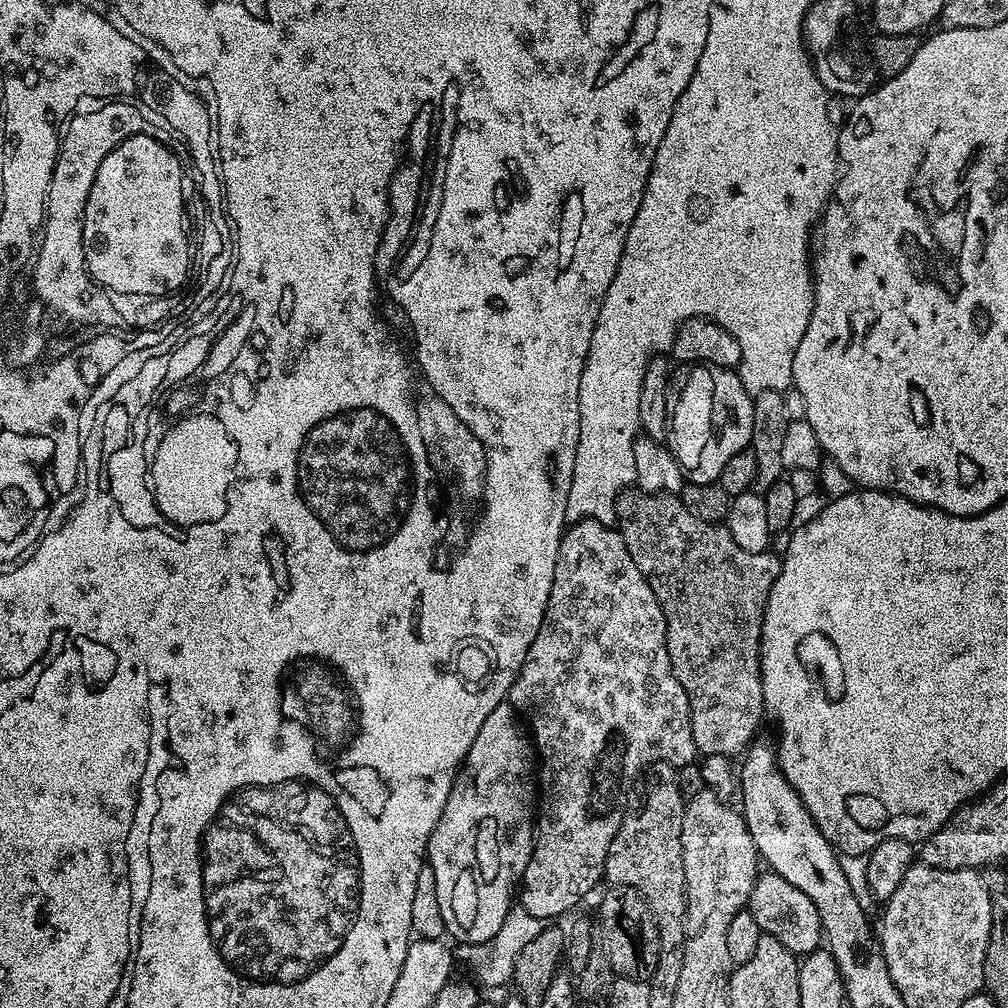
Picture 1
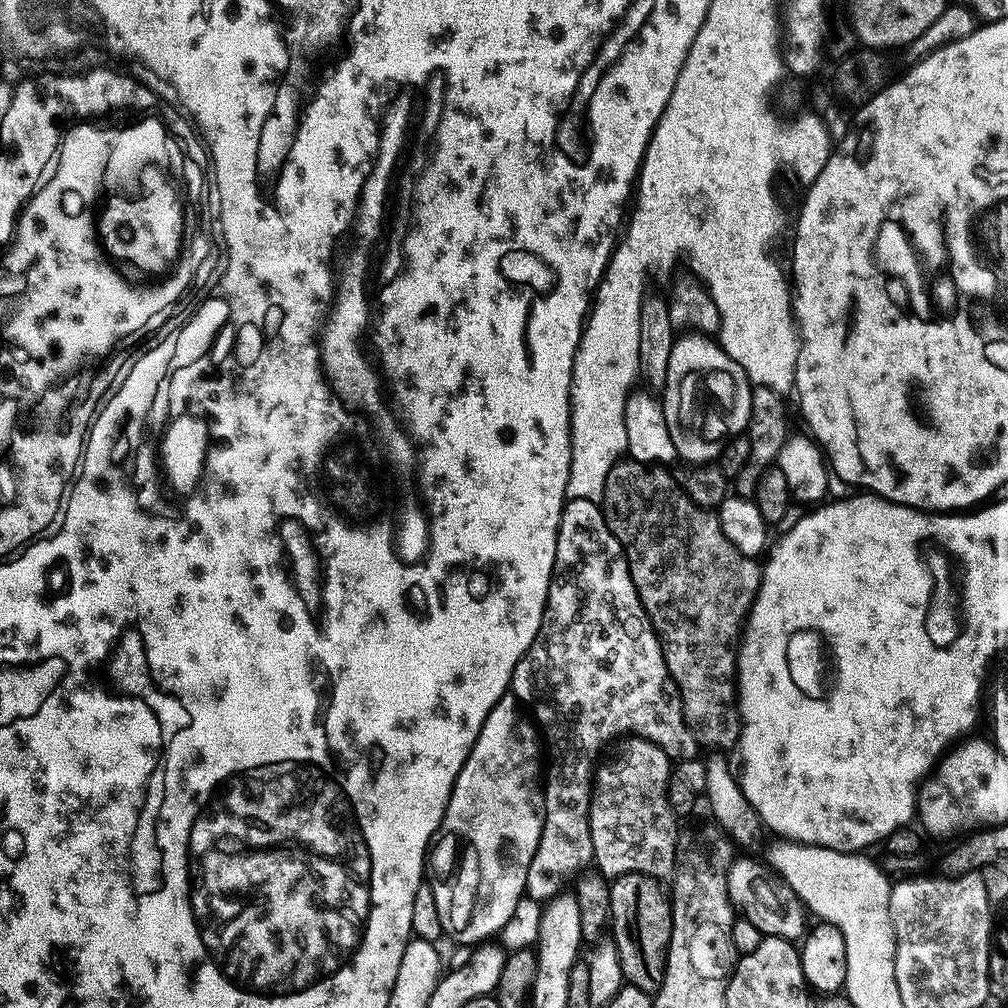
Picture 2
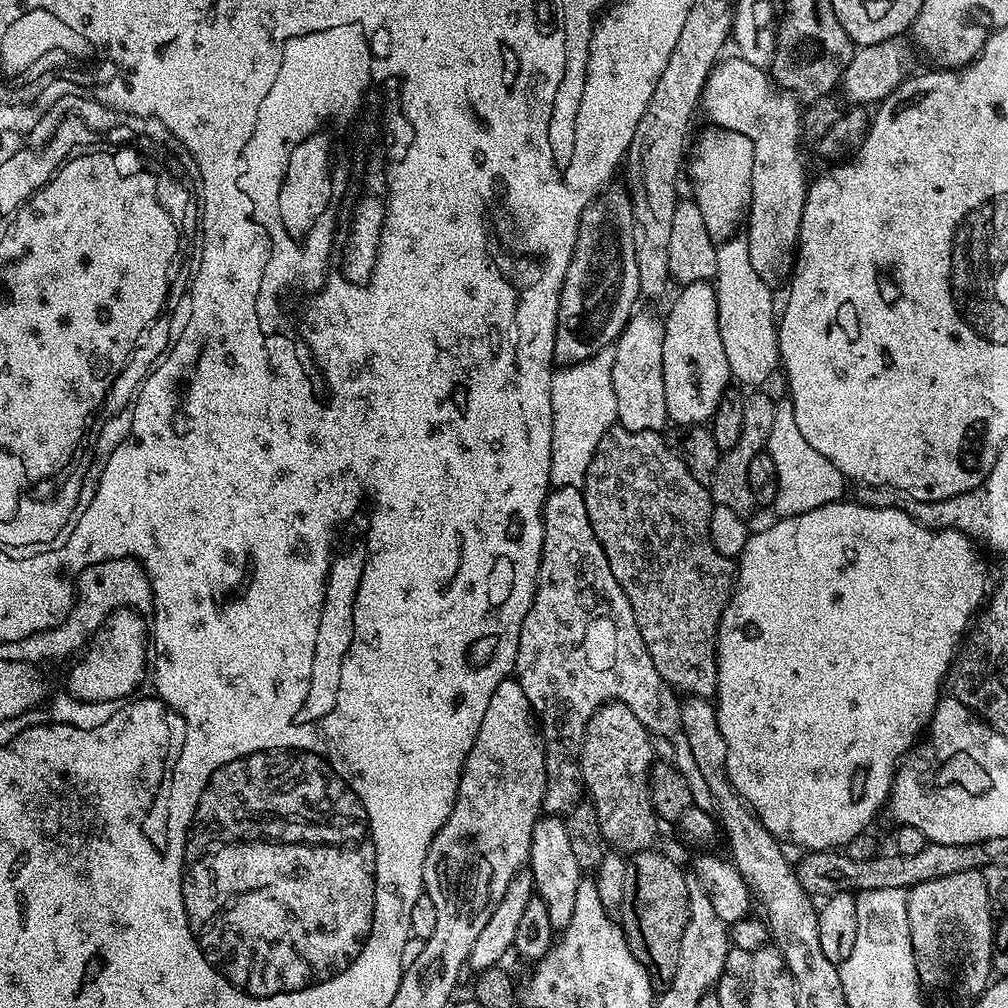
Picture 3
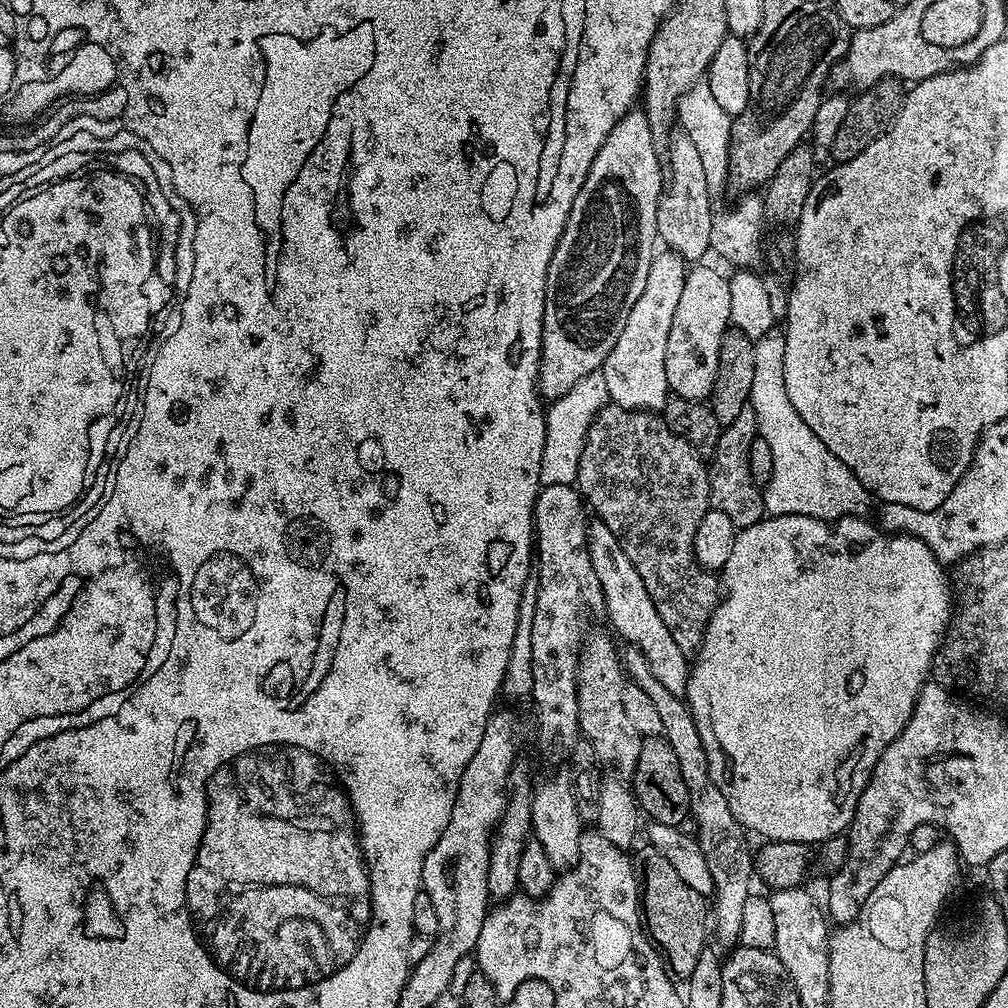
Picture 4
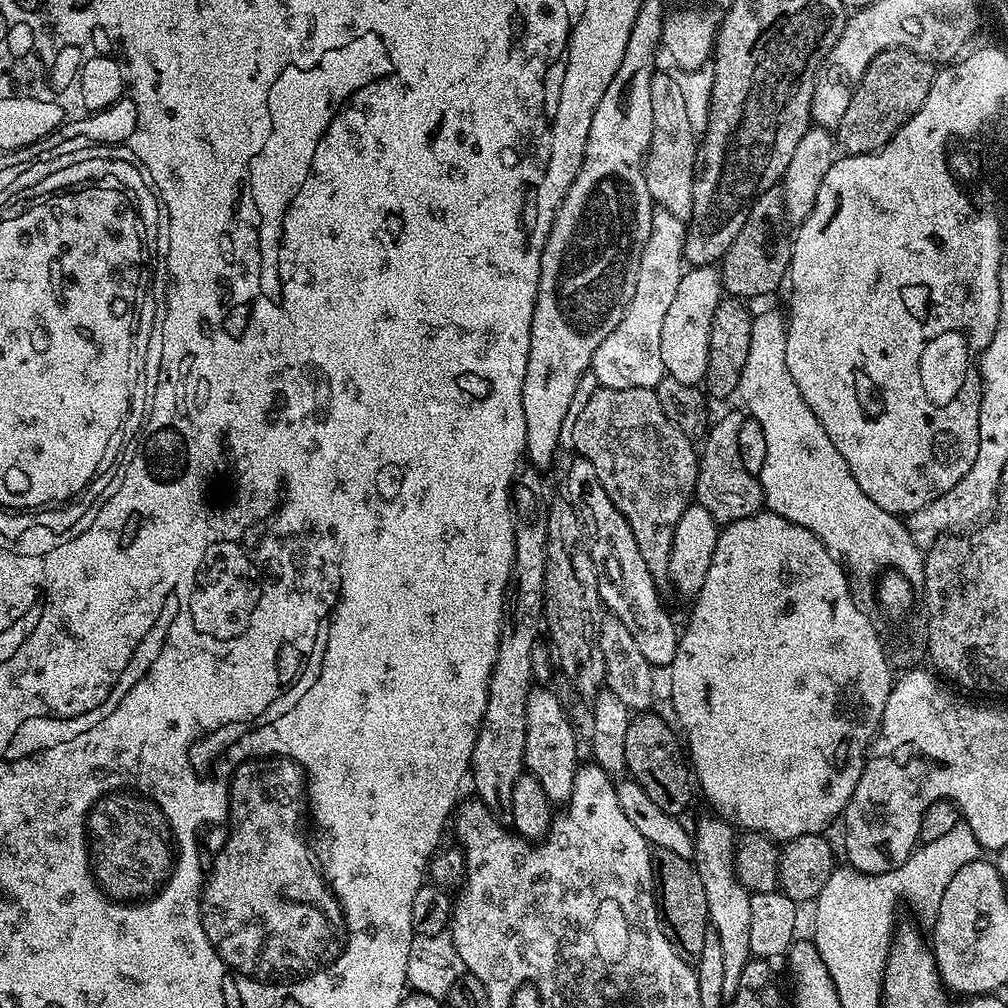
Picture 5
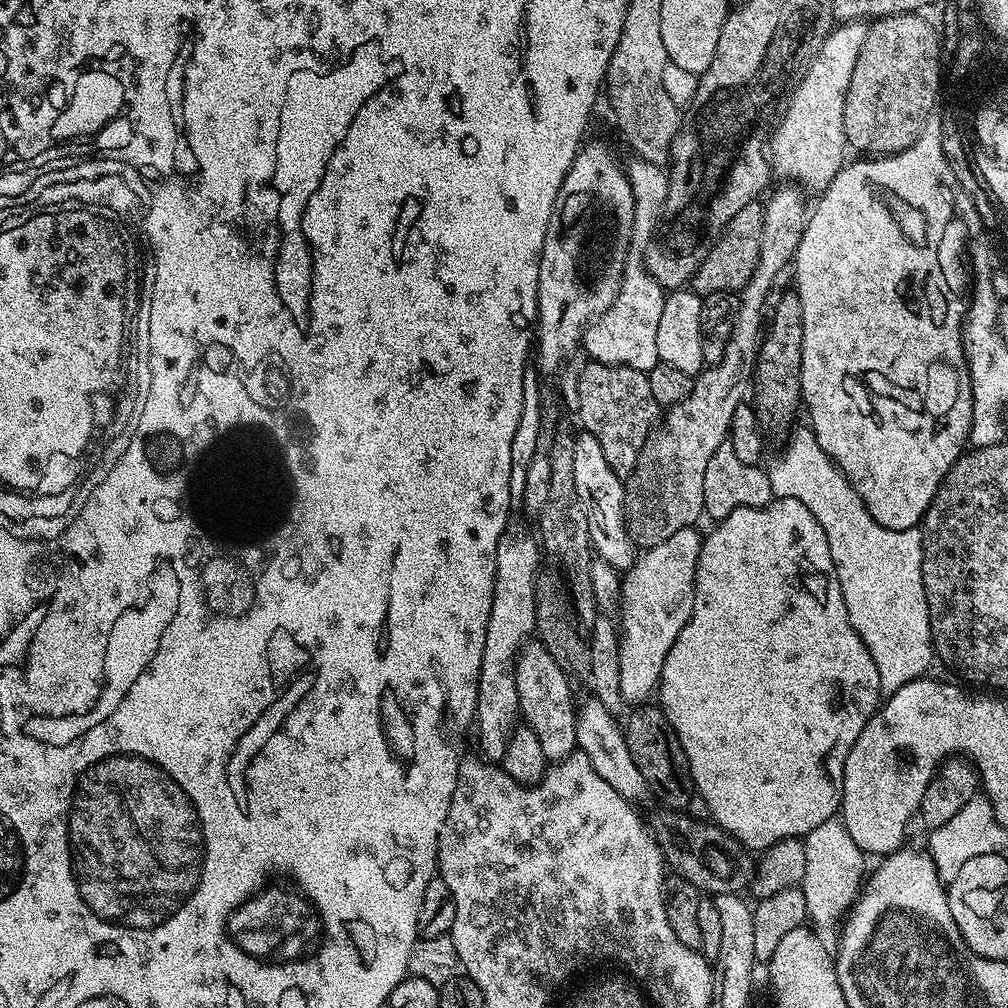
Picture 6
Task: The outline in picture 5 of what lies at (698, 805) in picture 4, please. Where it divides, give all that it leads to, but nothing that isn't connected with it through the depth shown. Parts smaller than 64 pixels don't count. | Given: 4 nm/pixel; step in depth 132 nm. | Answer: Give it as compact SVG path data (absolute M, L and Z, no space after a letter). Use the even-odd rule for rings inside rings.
M719 815L704 816L694 827L694 863L700 871L702 886L706 890L706 906L709 921L719 935L722 945L722 963L725 977L722 990L725 999L730 1000L740 988L742 970L752 958L750 946L750 893L743 888L736 877L737 833L733 825Z

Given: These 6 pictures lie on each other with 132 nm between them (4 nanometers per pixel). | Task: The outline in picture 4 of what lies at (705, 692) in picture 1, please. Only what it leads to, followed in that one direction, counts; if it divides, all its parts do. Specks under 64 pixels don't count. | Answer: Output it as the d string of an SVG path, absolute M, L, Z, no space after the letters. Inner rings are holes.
M611 402L592 422L582 446L575 487L600 520L620 540L621 548L642 578L650 598L656 604L666 630L670 630L678 650L686 654L700 651L708 619L716 609L722 594L721 585L711 571L702 570L696 563L692 543L704 515L710 511L710 482L705 461L678 434L670 430L663 415L655 411L626 409Z

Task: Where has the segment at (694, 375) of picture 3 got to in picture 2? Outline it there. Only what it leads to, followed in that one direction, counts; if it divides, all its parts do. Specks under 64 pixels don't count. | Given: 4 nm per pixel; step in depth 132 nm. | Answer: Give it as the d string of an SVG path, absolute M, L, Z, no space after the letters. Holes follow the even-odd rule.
M680 334L672 341L662 403L677 457L690 464L715 461L724 445L748 427L754 385L711 335Z

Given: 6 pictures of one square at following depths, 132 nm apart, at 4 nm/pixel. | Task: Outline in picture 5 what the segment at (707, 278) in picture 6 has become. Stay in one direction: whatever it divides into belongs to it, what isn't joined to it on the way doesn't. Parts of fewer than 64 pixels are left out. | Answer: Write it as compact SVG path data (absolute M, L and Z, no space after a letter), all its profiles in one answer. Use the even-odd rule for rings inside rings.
M777 189L760 193L753 201L746 222L734 242L727 245L719 274L721 289L733 299L749 300L762 294L774 294L791 267L791 245L783 236L784 199Z

